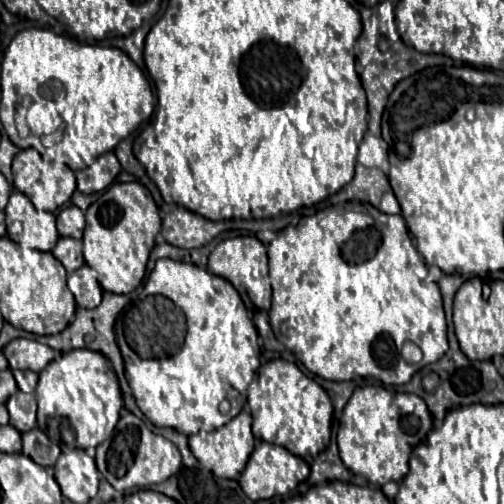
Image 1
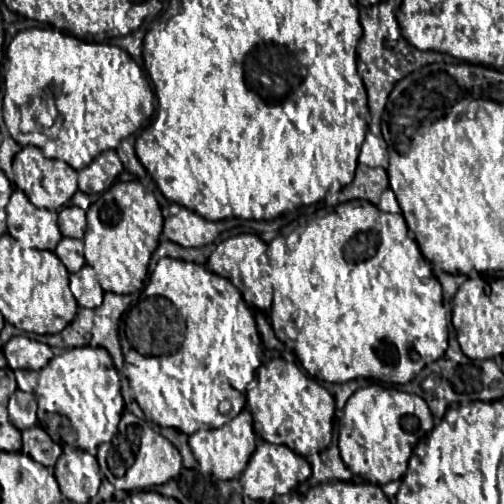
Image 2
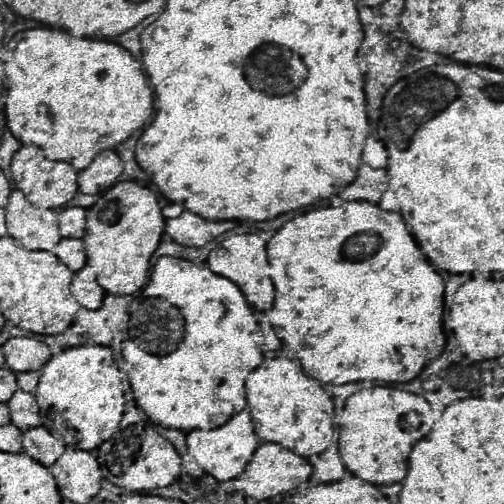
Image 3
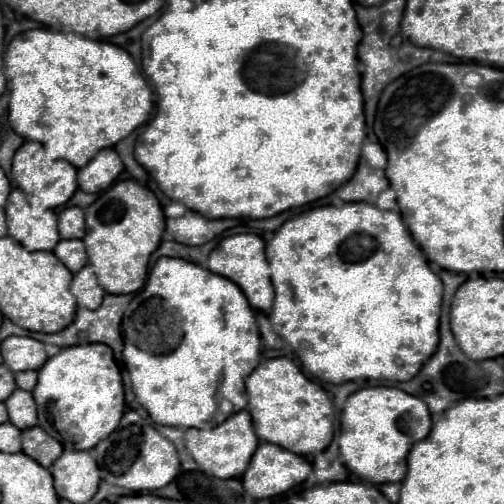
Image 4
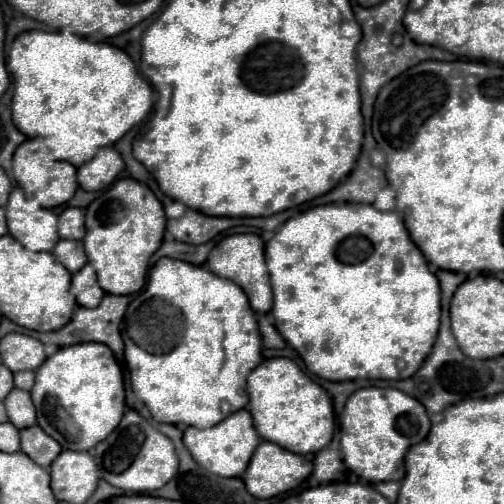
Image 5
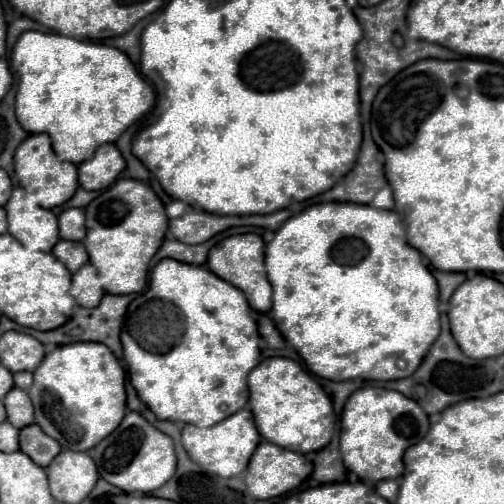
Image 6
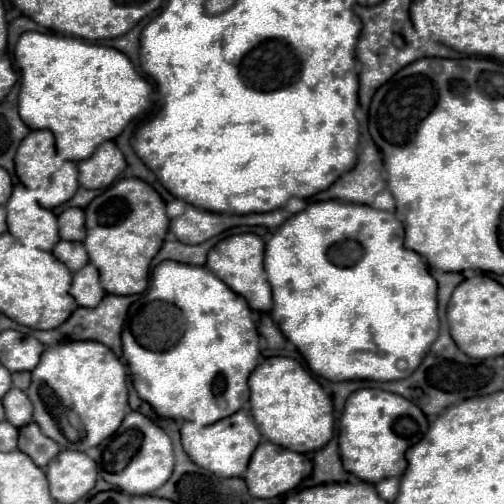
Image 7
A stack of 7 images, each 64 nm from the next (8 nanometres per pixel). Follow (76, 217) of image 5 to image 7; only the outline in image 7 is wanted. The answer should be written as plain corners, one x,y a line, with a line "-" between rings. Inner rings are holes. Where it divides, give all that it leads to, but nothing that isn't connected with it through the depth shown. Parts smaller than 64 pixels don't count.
66,208
58,216
60,226
60,238
62,240
84,240
86,228
84,228
84,210
82,208

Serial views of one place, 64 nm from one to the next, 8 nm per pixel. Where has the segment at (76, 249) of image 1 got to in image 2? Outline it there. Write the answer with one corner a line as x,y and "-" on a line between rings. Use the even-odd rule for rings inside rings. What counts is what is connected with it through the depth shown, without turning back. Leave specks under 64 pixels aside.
62,238
60,244
56,246
54,254
60,258
60,262
66,266
68,272
78,272
86,264
84,256
82,256
82,240

